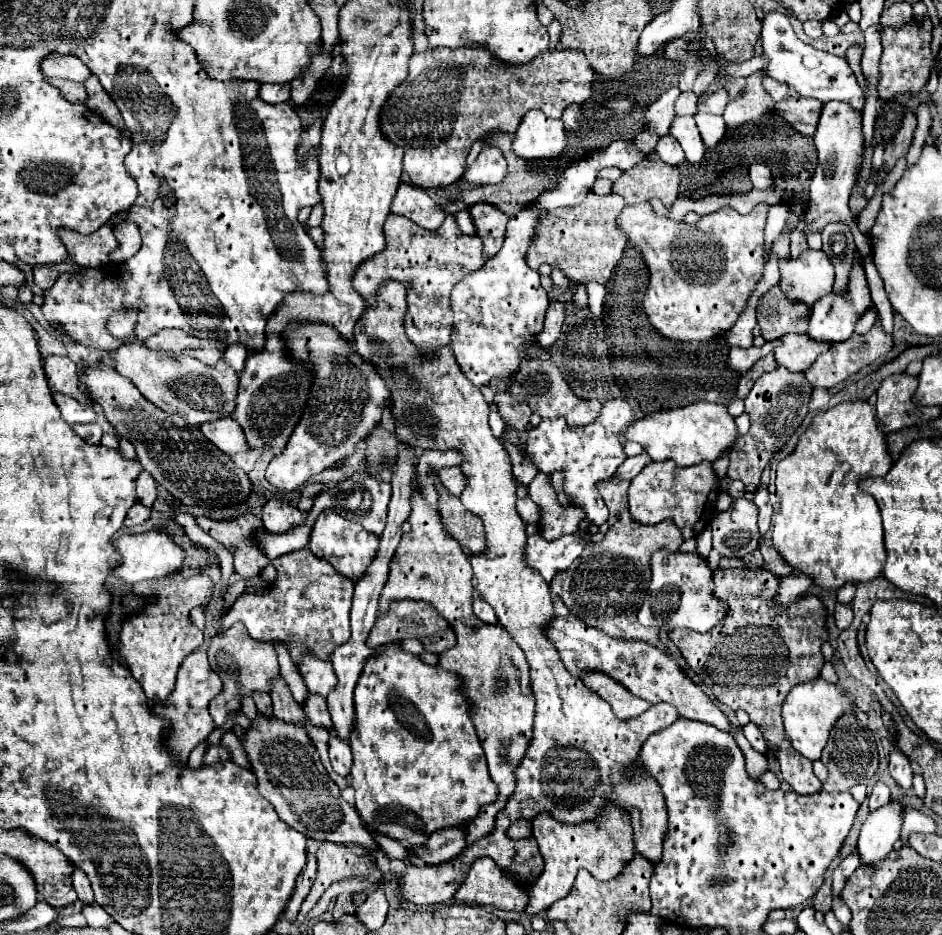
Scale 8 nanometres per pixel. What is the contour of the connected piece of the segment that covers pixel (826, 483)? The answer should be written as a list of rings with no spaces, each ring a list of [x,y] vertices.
[[[844,401],[826,413],[818,413],[812,425],[800,435],[796,449],[778,461],[776,467],[776,513],[772,517],[772,547],[796,573],[812,577],[822,589],[840,589],[846,583],[868,583],[884,569],[886,549],[882,539],[882,519],[876,499],[862,491],[858,483],[868,477],[886,475],[892,457],[886,449],[884,433],[876,423],[876,407],[868,401]]]

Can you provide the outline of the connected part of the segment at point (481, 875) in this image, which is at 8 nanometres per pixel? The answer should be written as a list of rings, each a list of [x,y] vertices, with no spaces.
[[[488,857],[476,859],[468,877],[456,893],[462,903],[492,905],[502,911],[524,911],[528,895],[516,883],[512,883]]]

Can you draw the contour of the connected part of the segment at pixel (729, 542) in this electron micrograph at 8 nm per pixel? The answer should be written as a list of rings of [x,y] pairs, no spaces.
[[[734,499],[728,511],[714,515],[710,523],[714,549],[724,557],[742,557],[758,549],[758,507],[748,499]]]

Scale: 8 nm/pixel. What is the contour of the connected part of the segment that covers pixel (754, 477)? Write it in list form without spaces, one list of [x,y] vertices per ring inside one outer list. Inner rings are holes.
[[[776,367],[772,373],[764,373],[752,387],[750,395],[744,399],[746,413],[750,417],[750,431],[742,435],[730,451],[728,477],[738,479],[744,485],[760,483],[764,467],[770,463],[774,453],[788,443],[788,439],[802,425],[808,403],[812,395],[812,385],[806,381],[804,373],[790,373],[784,367]]]

